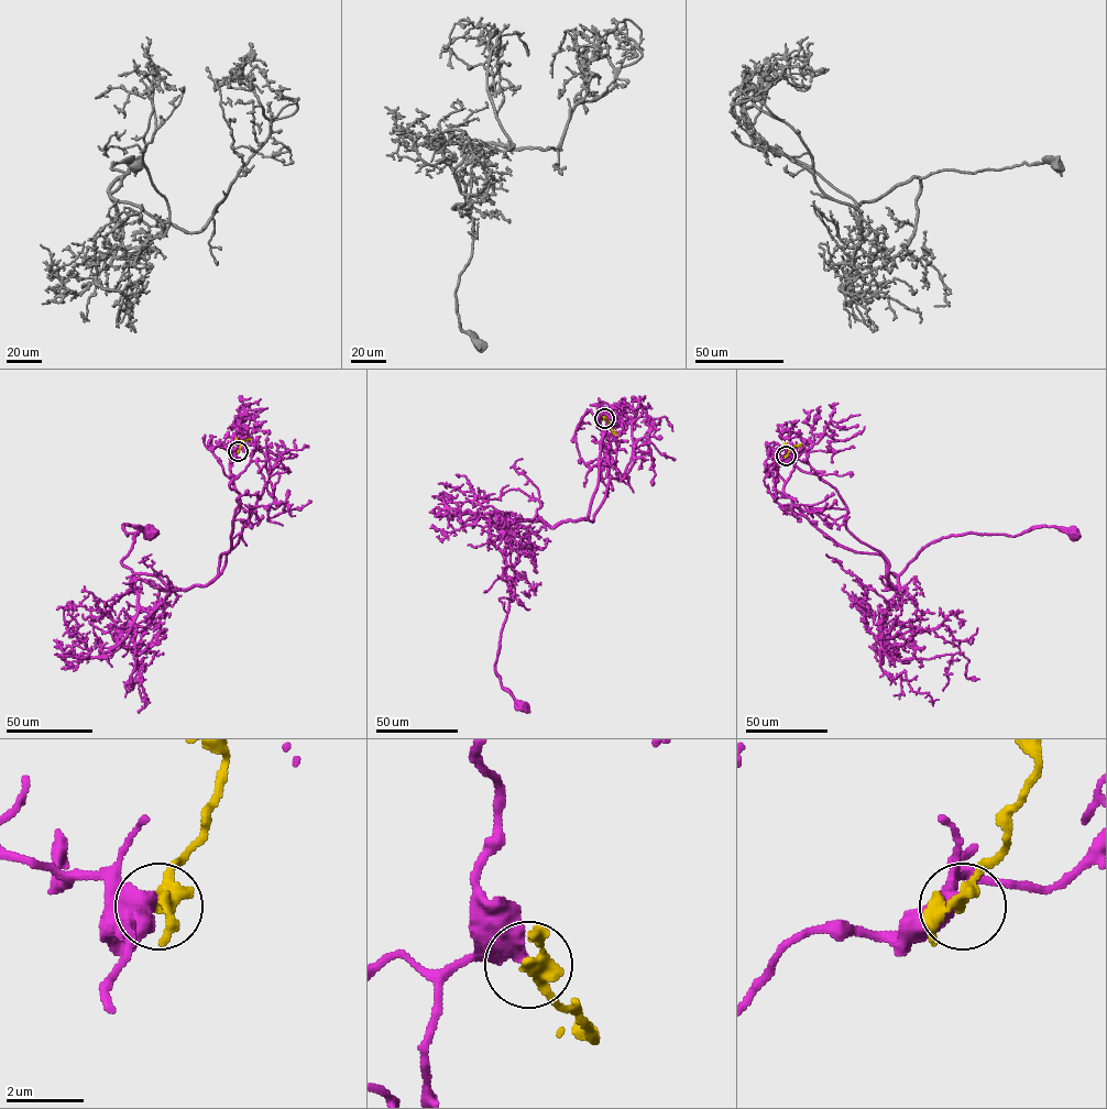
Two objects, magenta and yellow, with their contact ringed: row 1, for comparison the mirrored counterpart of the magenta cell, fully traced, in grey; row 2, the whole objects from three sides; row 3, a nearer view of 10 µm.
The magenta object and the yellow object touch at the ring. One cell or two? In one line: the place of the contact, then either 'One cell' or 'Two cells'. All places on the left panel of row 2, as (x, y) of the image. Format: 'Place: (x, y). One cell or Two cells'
Place: (238, 451). Two cells

